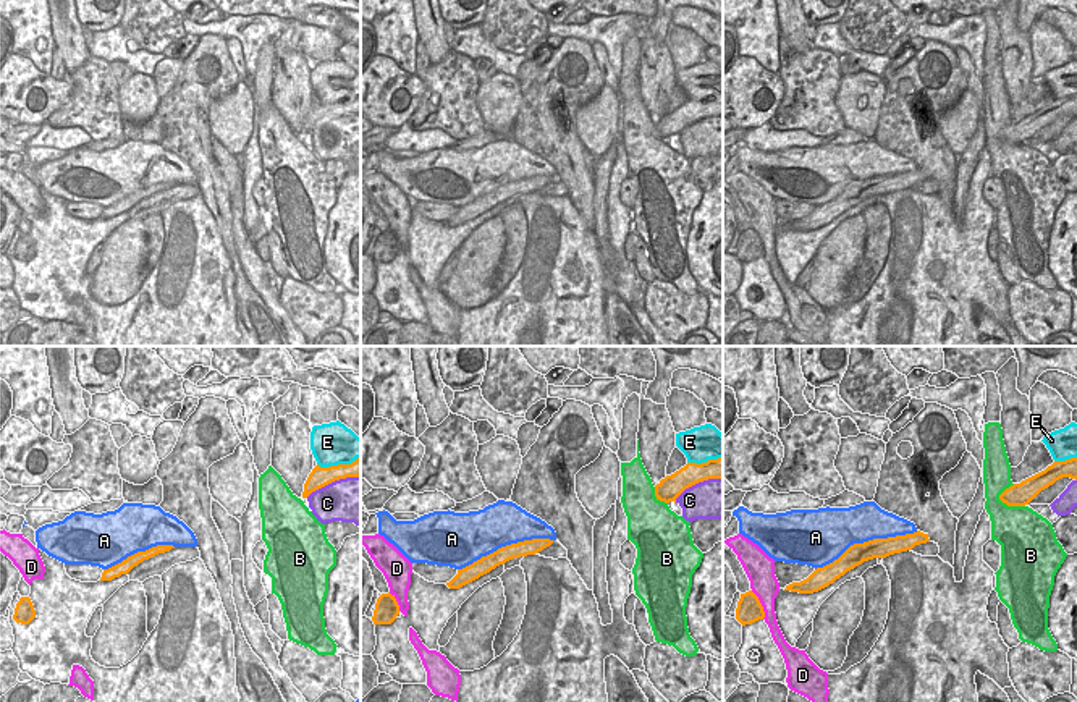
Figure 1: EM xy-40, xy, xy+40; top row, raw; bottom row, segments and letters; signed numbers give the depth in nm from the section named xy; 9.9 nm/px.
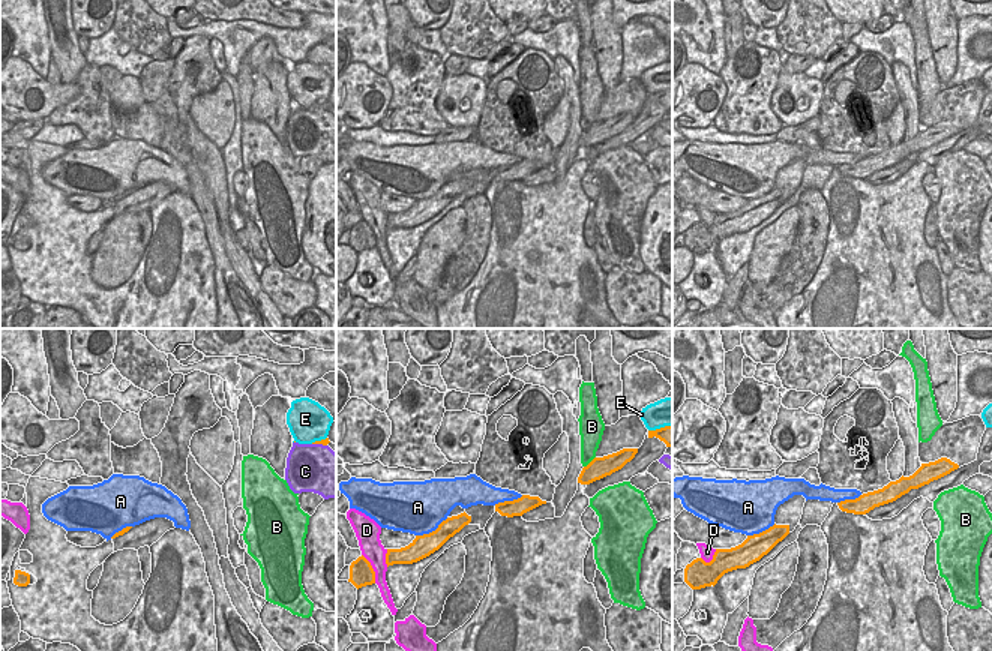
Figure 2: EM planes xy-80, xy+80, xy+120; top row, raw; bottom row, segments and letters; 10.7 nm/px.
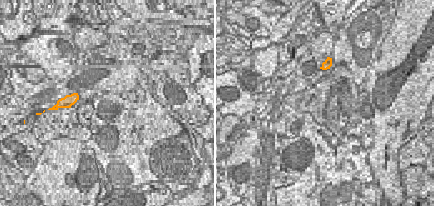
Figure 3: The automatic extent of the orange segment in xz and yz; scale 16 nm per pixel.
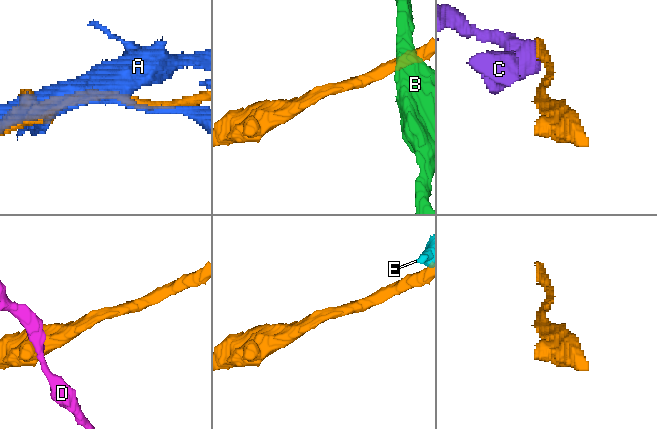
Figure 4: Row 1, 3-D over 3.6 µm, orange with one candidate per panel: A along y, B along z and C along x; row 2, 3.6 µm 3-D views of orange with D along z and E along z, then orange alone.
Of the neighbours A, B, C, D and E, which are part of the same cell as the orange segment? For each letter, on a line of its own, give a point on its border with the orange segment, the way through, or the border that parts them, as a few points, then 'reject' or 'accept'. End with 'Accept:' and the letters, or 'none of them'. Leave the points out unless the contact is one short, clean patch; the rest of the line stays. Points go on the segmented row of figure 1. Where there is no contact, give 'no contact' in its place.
A: xy+40 (865, 542) | reject
B: xy+40 (1011, 505) | along xy+40 (998, 495), (1008, 505), (1024, 507) | reject
C: xy-40 (332, 481) | reject
D: xy+40 (760, 605) | along xy+40 (751, 591), (762, 607), (764, 618) | reject
E: xy-40 (338, 465) | reject
Accept: none of them

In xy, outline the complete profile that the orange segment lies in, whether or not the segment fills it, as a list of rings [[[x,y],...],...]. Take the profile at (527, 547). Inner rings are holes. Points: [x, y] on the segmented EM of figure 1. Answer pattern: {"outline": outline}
{"outline": [[[532,539],[501,547],[496,552],[474,561],[472,565],[458,569],[458,574],[450,582],[446,582],[446,586],[450,589],[459,589],[513,558],[535,555],[551,543],[553,540],[550,539]]]}

